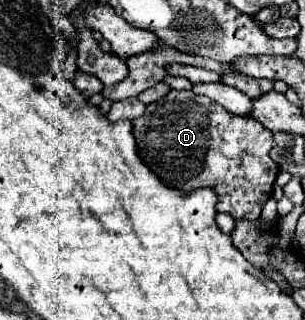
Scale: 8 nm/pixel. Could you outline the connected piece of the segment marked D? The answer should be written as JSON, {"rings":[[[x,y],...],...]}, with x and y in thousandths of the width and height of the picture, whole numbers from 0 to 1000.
{"rings":[[[554,284],[534,309],[482,328],[469,366],[436,378],[436,422],[456,491],[548,584],[561,578],[607,603],[685,584],[711,603],[711,666],[751,666],[770,684],[849,684],[915,541],[915,522],[882,491],[882,472],[902,459],[895,416],[849,378],[823,366],[777,366],[725,328],[705,328],[685,303],[639,297],[633,284]]]}

